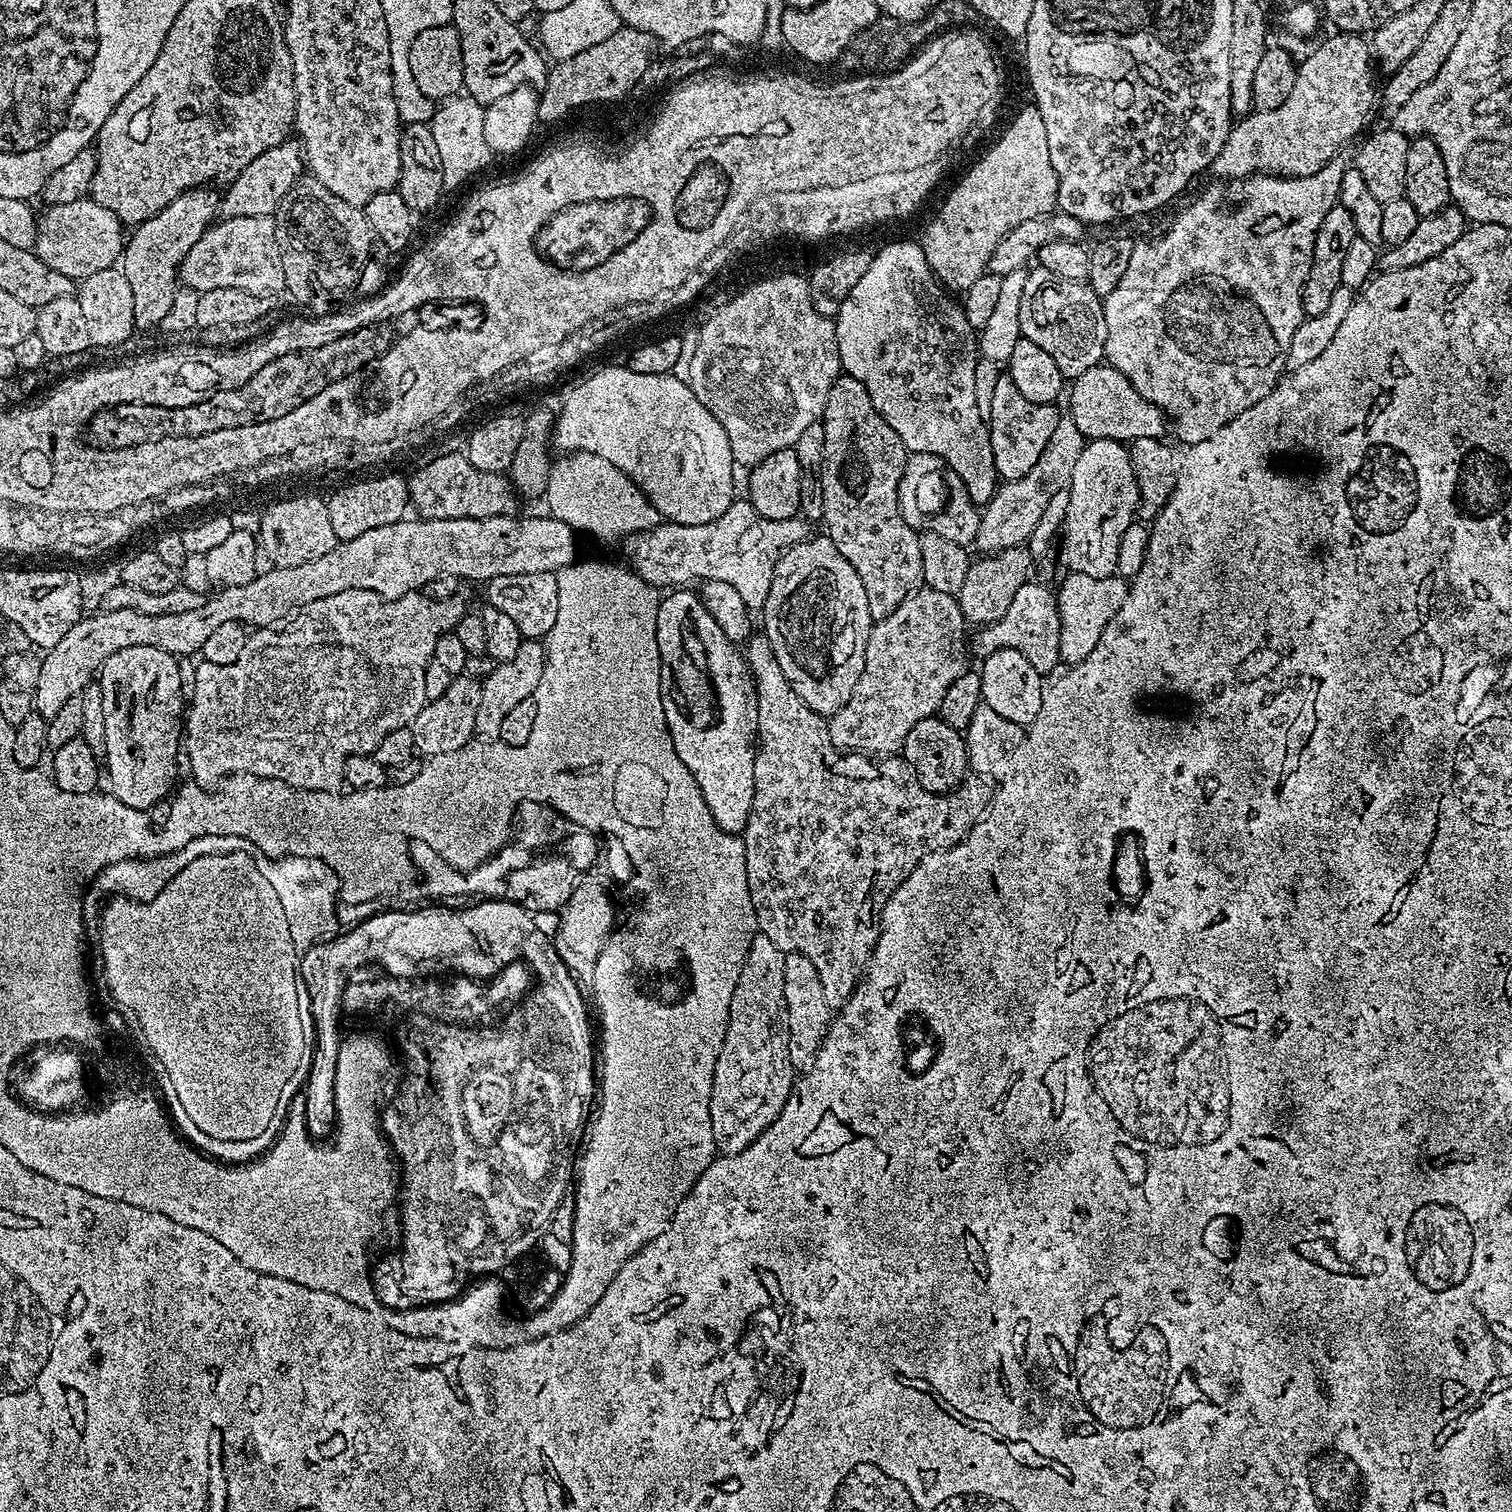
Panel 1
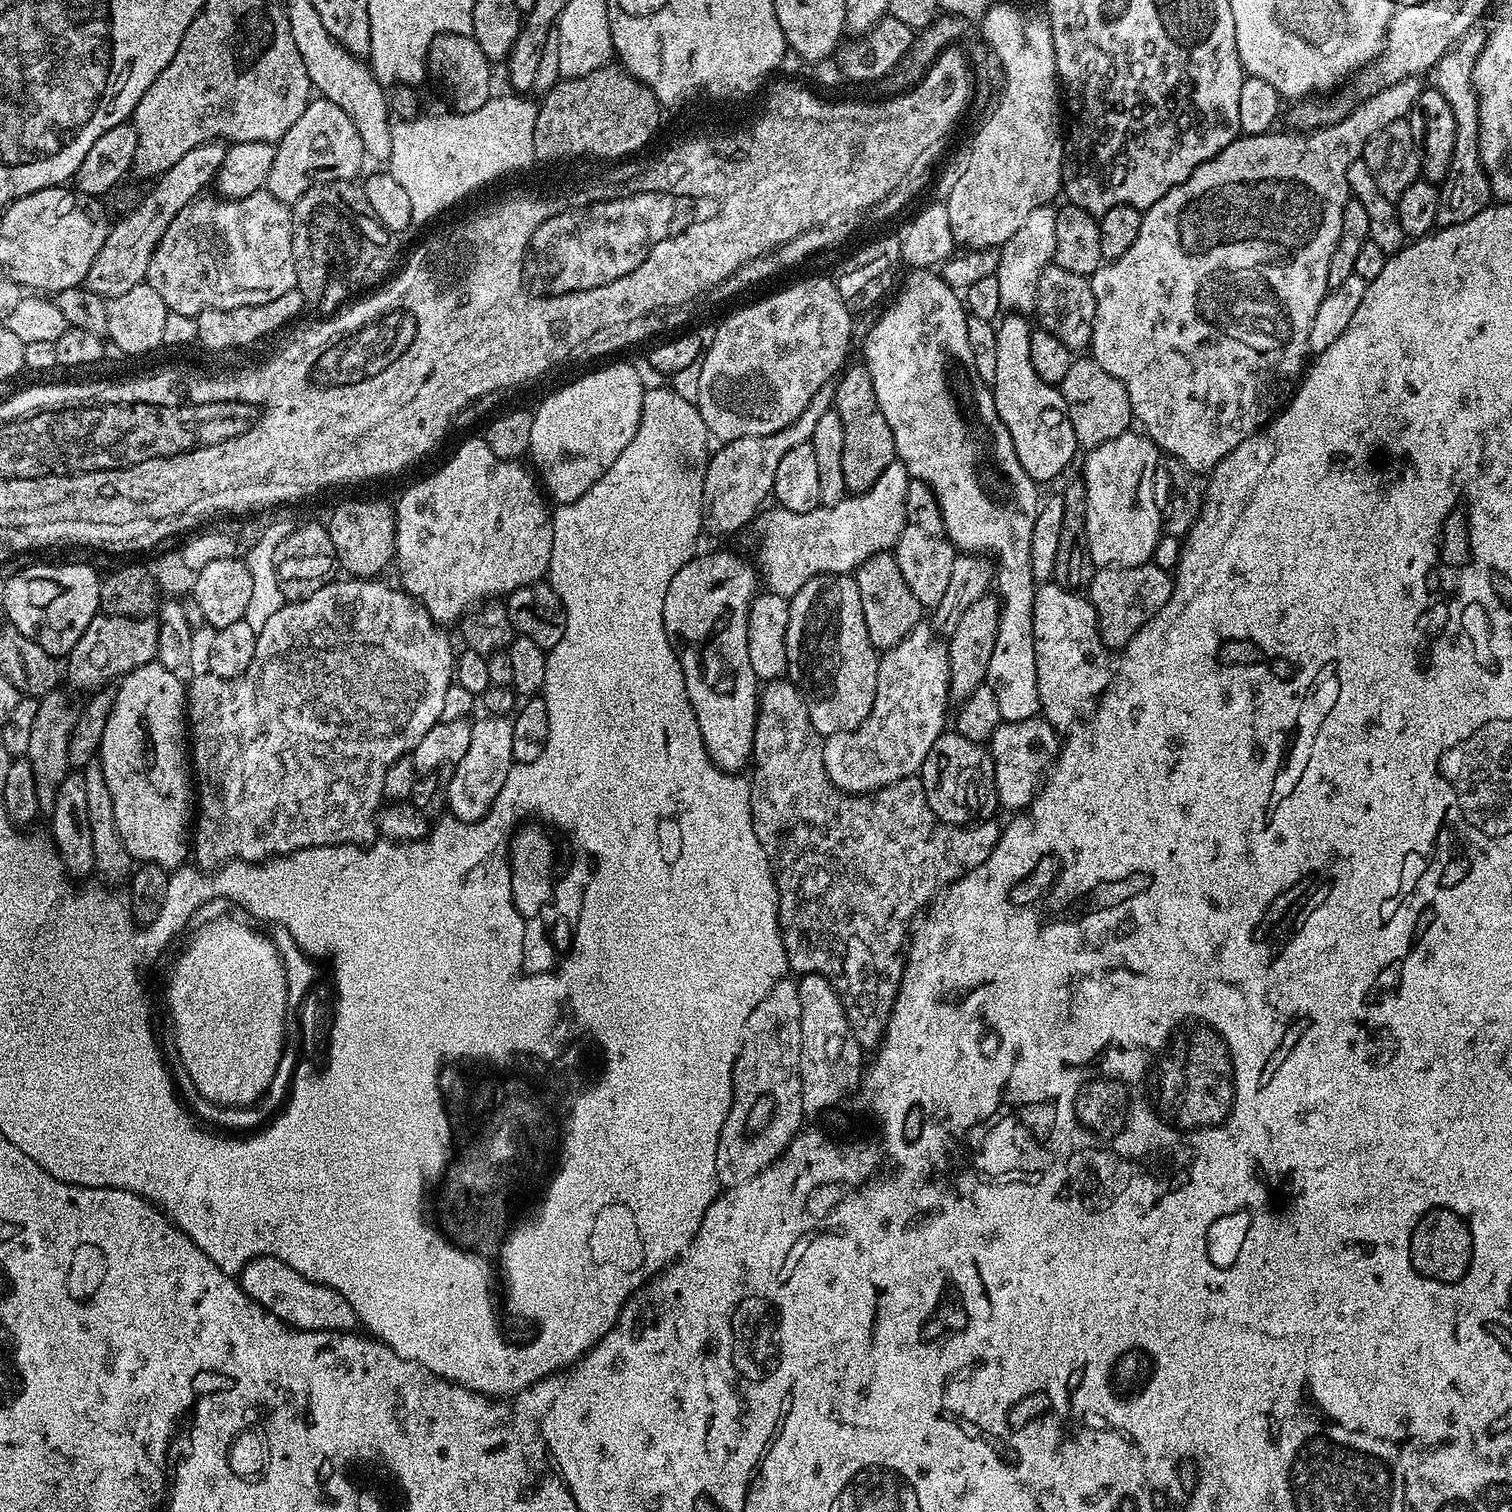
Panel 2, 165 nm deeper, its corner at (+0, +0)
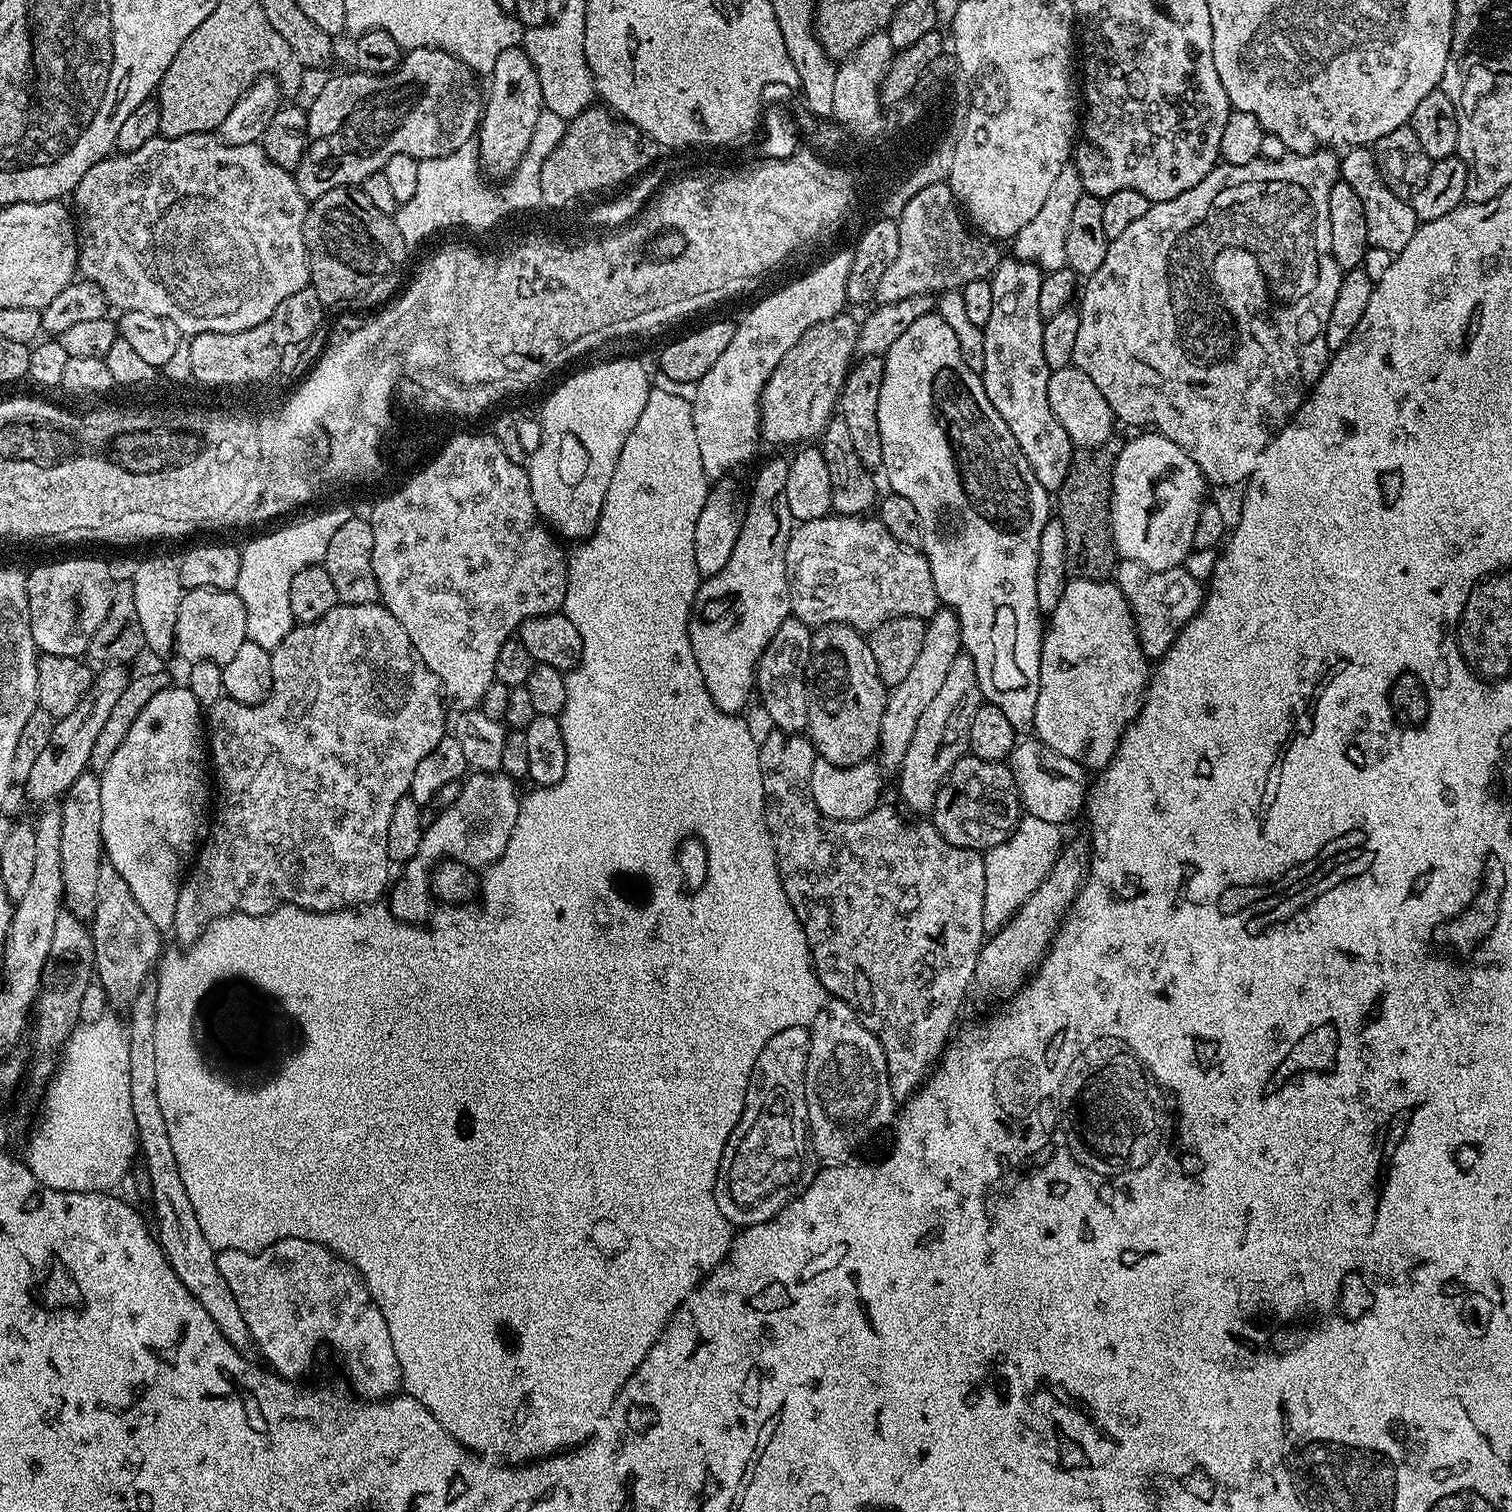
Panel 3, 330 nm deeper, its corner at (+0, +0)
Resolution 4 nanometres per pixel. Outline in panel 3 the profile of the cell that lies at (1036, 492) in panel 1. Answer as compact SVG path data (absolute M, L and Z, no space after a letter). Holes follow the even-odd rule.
M937 607L935 614L927 617L922 650L914 666L906 673L906 678L902 678L902 682L895 684L888 692L886 710L882 714L878 749L879 763L885 769L899 769L902 758L906 758L906 746L910 746L910 738L914 738L914 726L918 726L918 718L922 718L926 706L930 706L930 701L938 695L938 689L942 687L946 674L950 671L950 665L961 652L960 623L955 612L951 608Z

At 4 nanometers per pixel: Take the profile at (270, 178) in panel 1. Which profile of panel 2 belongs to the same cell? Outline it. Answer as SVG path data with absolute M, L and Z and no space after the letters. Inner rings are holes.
M313 98L308 101L306 110L302 110L302 118L298 118L298 122L294 122L276 144L266 191L292 206L302 194L306 194L306 190L319 184L332 184L335 180L355 181L361 175L362 160L362 138L346 111L332 101Z

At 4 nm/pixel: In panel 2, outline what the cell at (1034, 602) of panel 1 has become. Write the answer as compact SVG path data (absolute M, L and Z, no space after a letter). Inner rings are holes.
M1055 582L1037 587L1034 594L1034 654L1038 690L1042 693L1042 715L1057 730L1071 729L1097 703L1110 679L1109 653L1100 640L1096 611L1087 595Z

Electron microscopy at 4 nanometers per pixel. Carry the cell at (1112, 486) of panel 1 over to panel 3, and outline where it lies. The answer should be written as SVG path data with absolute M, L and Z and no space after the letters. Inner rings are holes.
M1155 430L1136 435L1140 436L1119 445L1112 462L1112 541L1120 560L1138 562L1151 572L1165 572L1181 567L1193 550L1194 526L1206 503L1206 481L1190 454L1170 438Z

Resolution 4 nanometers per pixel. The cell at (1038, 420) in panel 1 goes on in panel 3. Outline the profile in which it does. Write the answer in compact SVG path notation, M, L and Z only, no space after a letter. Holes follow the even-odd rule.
M1004 258L992 271L990 279L994 307L990 322L986 322L983 328L982 379L986 398L990 398L1002 422L1010 426L1010 434L1014 434L1014 442L1018 442L1026 462L1030 462L1034 478L1042 482L1049 494L1055 494L1062 482L1066 482L1066 470L1070 470L1074 445L1058 418L1054 418L1054 410L1050 410L1048 401L1050 370L1046 366L1046 354L1042 354L1042 330L1046 318L1038 310L1042 272L1035 264Z

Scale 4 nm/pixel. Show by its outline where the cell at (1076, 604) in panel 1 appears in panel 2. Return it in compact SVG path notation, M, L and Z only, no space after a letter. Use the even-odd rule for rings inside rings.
M1154 563L1133 568L1101 568L1093 571L1086 595L1096 611L1096 625L1105 649L1123 650L1151 616L1156 616L1172 593L1173 577Z

